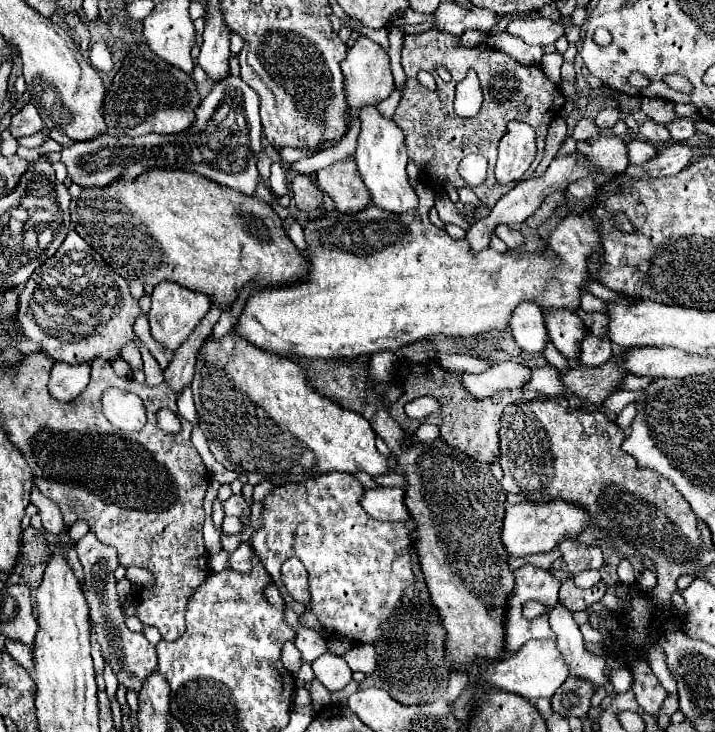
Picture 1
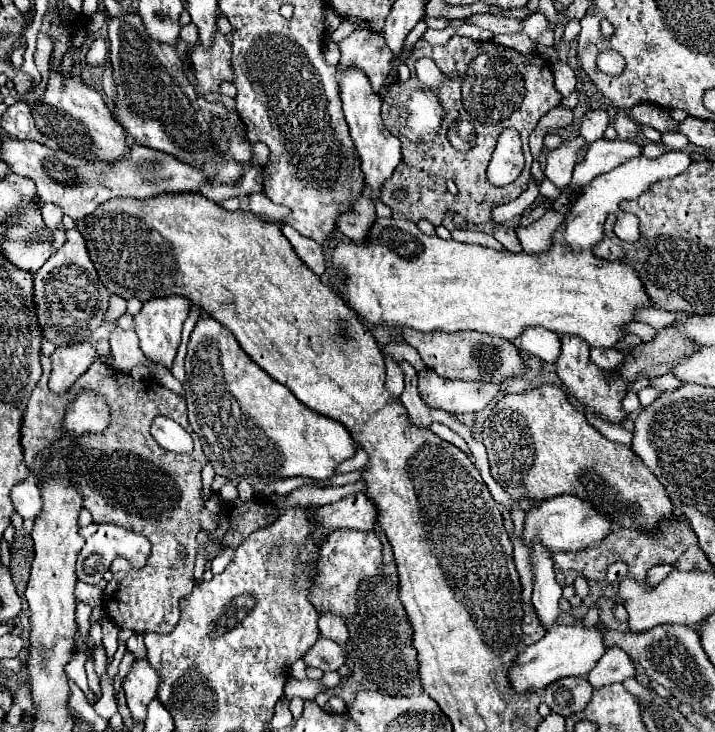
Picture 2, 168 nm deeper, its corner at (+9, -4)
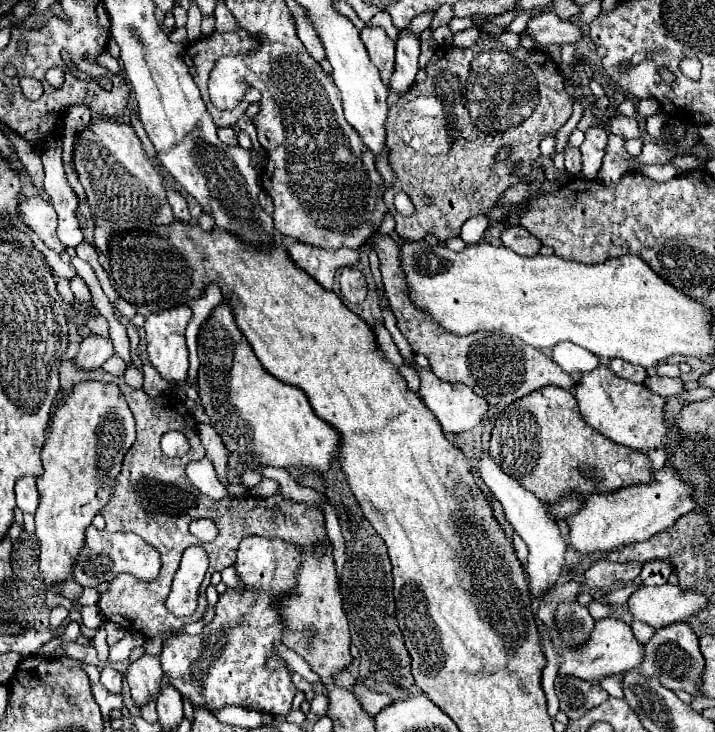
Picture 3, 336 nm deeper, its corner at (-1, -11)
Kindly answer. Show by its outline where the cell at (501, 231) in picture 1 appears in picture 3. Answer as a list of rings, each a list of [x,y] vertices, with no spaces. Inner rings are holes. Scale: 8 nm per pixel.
[[[512,226],[506,228],[500,236],[502,244],[510,250],[514,250],[520,256],[536,256],[540,250],[540,240],[536,240],[532,234],[528,234],[528,230],[524,226]]]

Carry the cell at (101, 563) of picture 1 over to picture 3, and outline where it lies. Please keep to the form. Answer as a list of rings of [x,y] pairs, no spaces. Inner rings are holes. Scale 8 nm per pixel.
[[[88,526],[86,530],[86,546],[82,554],[78,556],[74,564],[74,580],[82,586],[92,586],[96,588],[102,582],[114,580],[118,574],[132,574],[140,582],[150,582],[156,580],[160,572],[160,556],[154,552],[150,544],[146,544],[140,536],[132,532],[106,532],[106,530],[96,530],[94,526]]]

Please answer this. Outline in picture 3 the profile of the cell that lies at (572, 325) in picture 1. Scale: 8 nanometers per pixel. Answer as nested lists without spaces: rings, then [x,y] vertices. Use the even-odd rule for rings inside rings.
[[[600,364],[600,368],[580,374],[574,396],[584,420],[616,444],[640,452],[646,452],[648,448],[664,448],[668,430],[664,422],[664,398],[652,394],[644,384],[632,384],[616,376],[606,364]]]

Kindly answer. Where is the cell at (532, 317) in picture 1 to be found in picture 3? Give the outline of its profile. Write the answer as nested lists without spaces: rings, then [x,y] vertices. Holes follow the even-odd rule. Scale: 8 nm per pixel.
[[[564,342],[564,344],[556,344],[556,348],[552,348],[552,360],[568,374],[582,374],[582,372],[590,372],[600,364],[600,358],[594,356],[592,352],[572,344],[572,342]]]

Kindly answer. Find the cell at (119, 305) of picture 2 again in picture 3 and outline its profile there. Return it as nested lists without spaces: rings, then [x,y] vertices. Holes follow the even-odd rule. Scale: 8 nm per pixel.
[[[100,315],[95,317],[95,318],[91,318],[90,320],[88,320],[86,325],[92,333],[99,334],[103,337],[109,336],[108,321]]]

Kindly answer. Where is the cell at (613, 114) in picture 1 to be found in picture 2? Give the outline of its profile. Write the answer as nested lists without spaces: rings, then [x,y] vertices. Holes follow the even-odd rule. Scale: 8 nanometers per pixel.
[[[590,109],[584,117],[582,117],[582,123],[580,123],[580,135],[584,137],[584,145],[580,147],[580,151],[576,153],[576,163],[582,161],[584,153],[586,153],[586,147],[598,139],[604,137],[604,131],[608,127],[610,119],[608,119],[608,113],[604,109]]]

